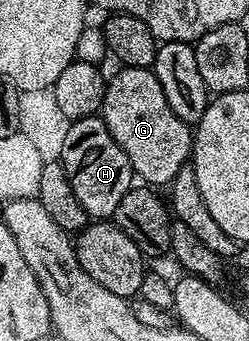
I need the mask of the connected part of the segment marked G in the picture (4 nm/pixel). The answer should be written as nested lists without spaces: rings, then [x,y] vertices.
[[[120,66],[118,70],[112,79],[110,76],[106,80],[103,88],[102,121],[109,133],[113,133],[113,141],[125,149],[132,172],[138,178],[140,175],[144,184],[170,185],[192,158],[192,128],[169,109],[165,89],[161,89],[161,81],[157,81],[152,68]]]

